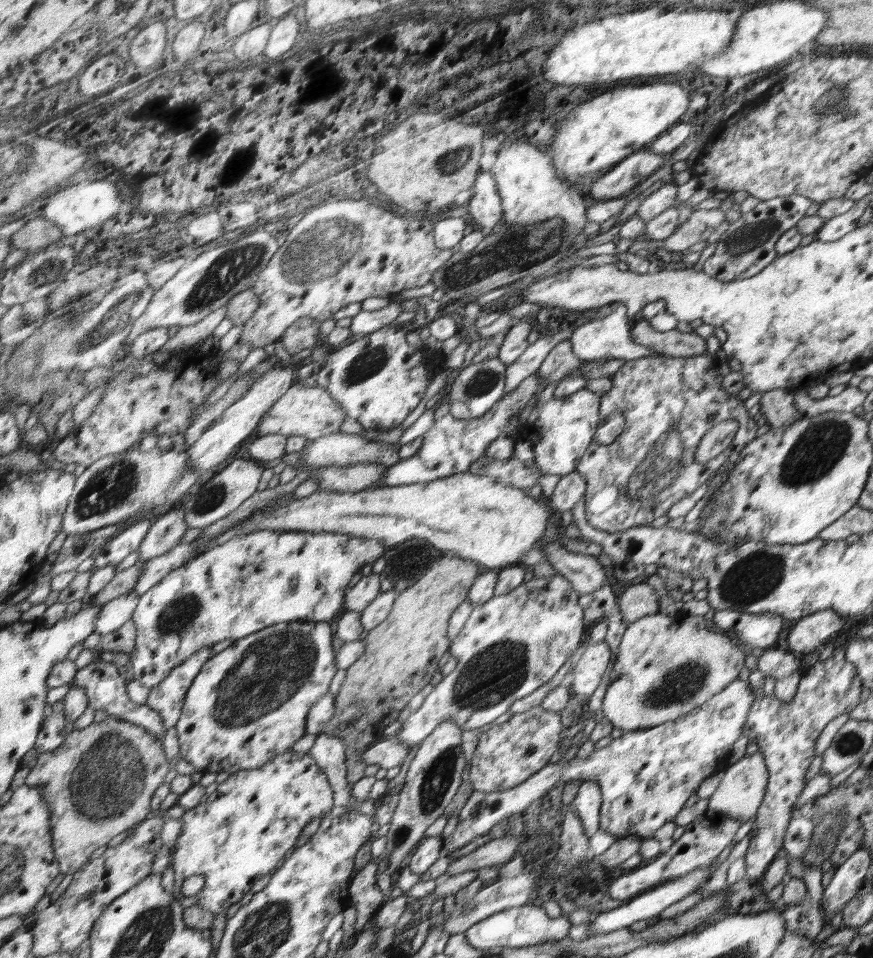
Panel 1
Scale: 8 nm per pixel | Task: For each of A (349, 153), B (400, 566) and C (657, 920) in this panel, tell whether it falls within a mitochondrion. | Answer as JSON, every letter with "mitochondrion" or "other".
{"A":"other","B":"mitochondrion","C":"other"}

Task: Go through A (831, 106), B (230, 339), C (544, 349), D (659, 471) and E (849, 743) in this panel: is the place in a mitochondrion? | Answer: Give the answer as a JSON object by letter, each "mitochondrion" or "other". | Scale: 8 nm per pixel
{"A":"mitochondrion","B":"other","C":"other","D":"mitochondrion","E":"mitochondrion"}

